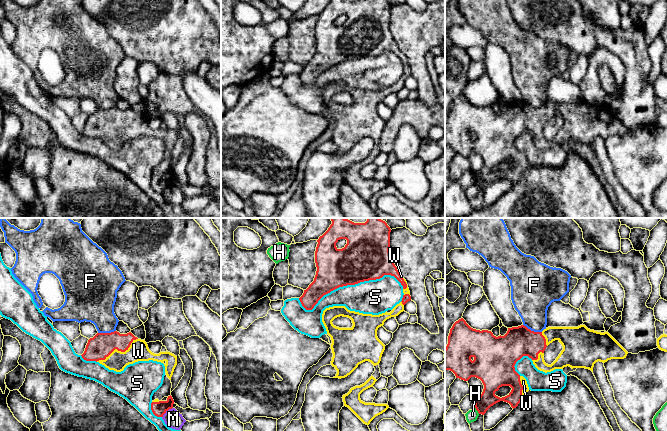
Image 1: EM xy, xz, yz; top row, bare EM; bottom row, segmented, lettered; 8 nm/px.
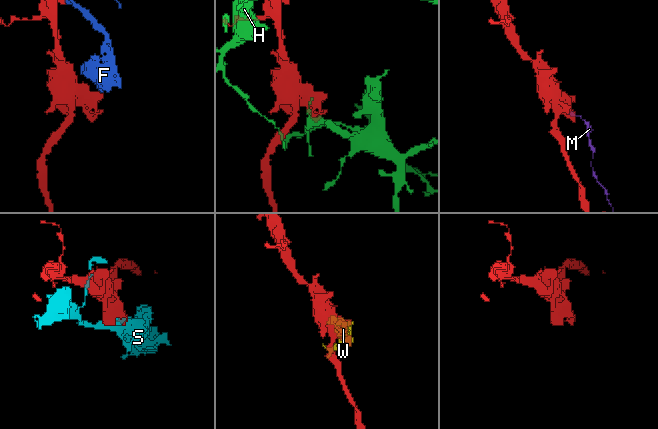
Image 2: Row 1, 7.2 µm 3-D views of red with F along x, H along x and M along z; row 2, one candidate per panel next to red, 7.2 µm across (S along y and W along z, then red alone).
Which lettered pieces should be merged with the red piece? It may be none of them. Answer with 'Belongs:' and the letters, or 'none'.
Belongs: W

